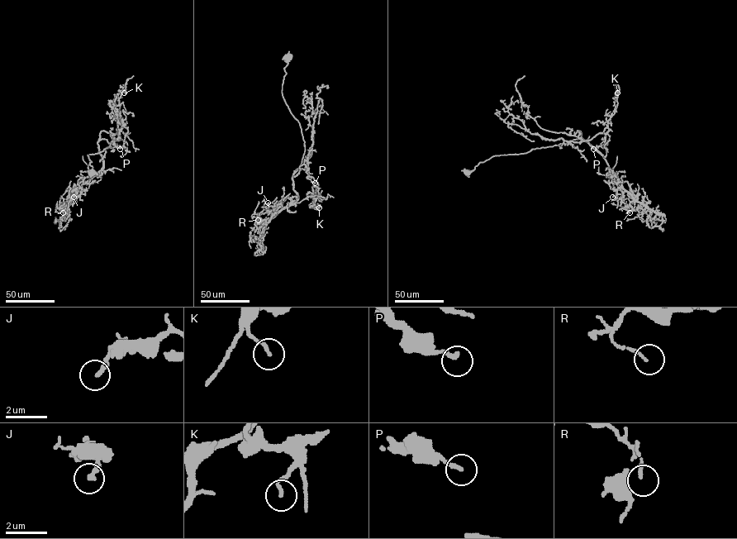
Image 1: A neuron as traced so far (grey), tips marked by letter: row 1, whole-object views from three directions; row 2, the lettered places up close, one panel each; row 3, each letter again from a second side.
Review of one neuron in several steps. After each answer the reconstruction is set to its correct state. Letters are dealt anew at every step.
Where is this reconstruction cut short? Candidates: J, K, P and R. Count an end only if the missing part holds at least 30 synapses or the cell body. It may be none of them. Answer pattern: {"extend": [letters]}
{"extend": []}

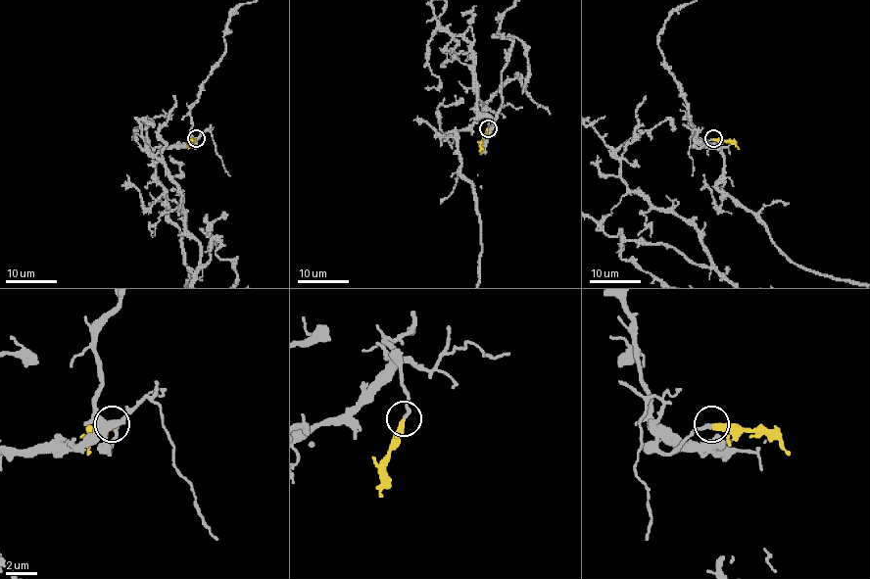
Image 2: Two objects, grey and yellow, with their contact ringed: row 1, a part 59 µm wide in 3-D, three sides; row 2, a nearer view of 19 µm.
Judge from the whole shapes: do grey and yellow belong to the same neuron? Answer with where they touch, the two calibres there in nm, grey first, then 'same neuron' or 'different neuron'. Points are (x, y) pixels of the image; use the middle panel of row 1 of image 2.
at (488, 128); 220 nm thick on the grey side, 380 nm on the other; same neuron

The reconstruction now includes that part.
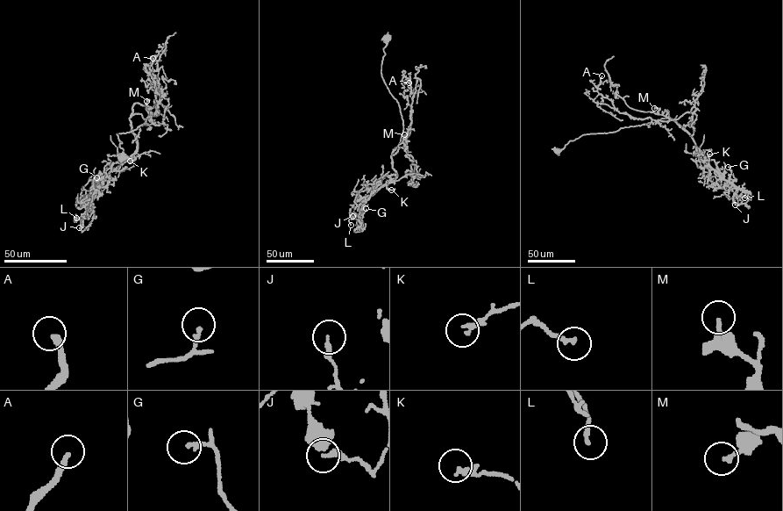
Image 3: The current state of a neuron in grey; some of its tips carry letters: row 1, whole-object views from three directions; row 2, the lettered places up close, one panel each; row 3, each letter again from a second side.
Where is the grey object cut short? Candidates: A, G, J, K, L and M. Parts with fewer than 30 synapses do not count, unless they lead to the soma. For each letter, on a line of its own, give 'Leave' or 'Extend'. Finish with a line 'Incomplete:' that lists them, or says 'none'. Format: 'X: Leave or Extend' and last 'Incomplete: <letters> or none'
A: Extend
G: Leave
J: Leave
K: Leave
L: Leave
M: Leave
Incomplete: A

